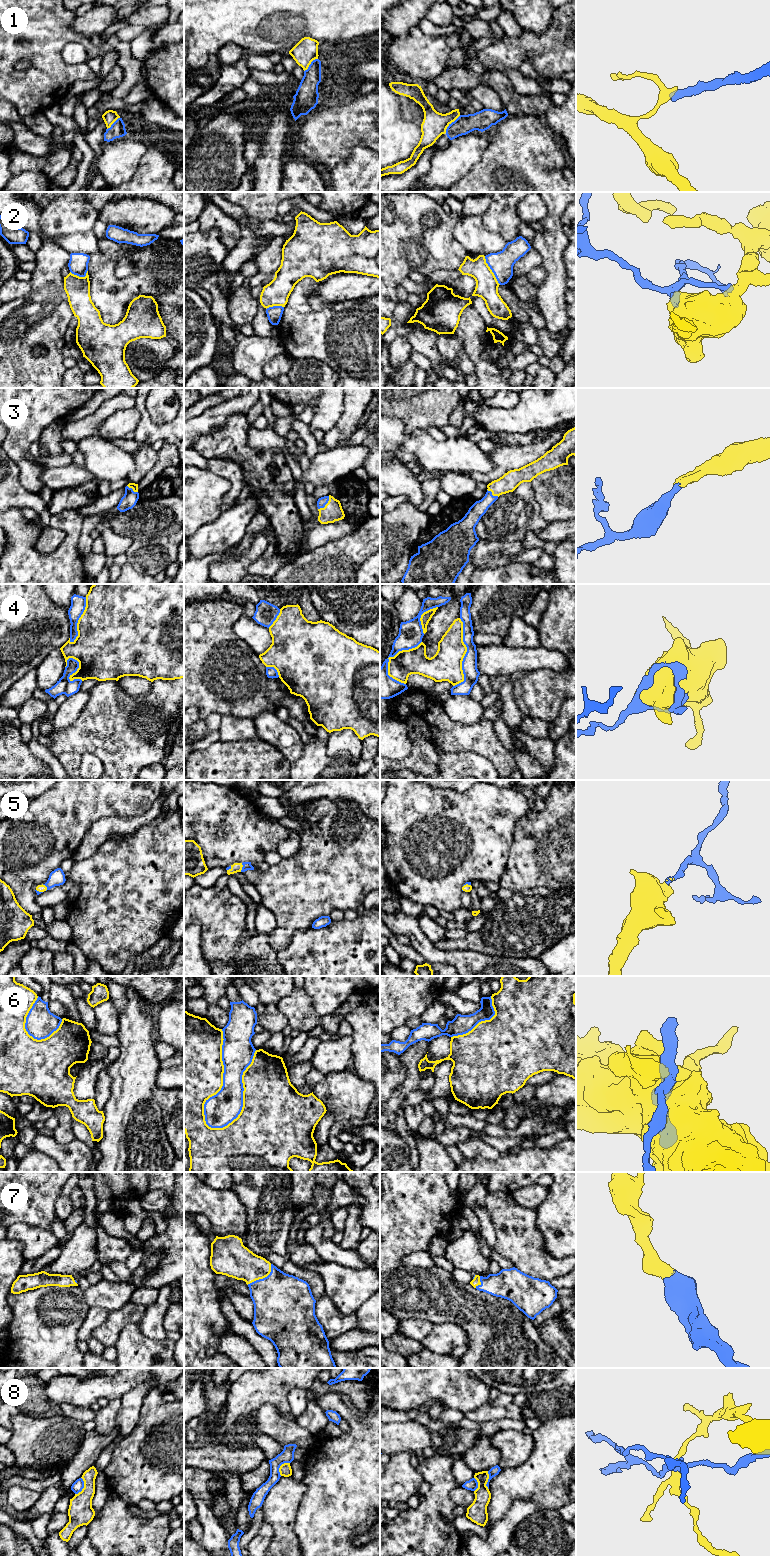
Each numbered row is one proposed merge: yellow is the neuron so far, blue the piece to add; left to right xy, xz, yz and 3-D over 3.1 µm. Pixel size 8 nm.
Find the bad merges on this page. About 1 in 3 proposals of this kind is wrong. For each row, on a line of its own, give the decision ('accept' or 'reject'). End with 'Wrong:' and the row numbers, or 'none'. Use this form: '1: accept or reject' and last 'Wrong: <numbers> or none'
1: reject
2: reject
3: accept
4: reject
5: accept
6: reject
7: accept
8: reject
Wrong: 1, 2, 4, 6, 8

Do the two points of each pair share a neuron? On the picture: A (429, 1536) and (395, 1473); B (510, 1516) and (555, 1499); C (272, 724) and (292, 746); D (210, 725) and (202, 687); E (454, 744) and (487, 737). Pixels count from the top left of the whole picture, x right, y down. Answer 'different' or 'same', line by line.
A: different
B: different
C: same
D: different
E: same

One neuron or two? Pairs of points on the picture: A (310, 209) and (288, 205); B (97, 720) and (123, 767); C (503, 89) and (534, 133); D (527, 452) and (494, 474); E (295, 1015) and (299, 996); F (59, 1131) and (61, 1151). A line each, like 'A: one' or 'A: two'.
A: one
B: one
C: two
D: one
E: one
F: two

